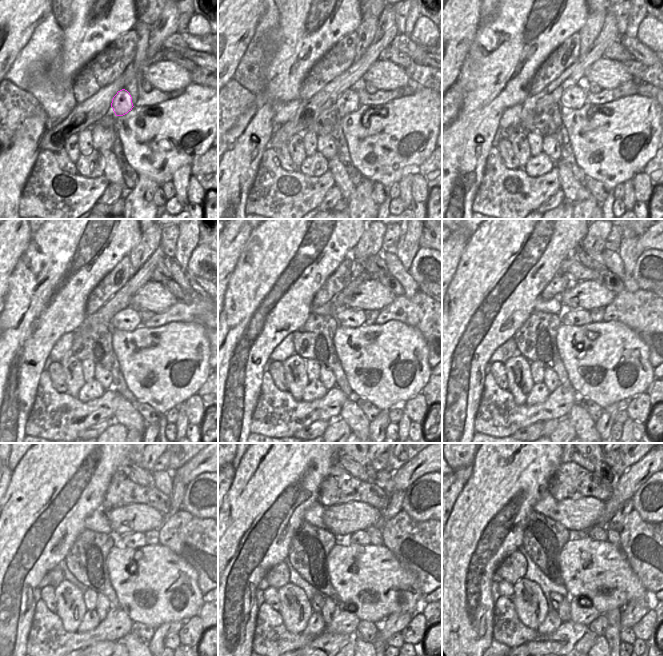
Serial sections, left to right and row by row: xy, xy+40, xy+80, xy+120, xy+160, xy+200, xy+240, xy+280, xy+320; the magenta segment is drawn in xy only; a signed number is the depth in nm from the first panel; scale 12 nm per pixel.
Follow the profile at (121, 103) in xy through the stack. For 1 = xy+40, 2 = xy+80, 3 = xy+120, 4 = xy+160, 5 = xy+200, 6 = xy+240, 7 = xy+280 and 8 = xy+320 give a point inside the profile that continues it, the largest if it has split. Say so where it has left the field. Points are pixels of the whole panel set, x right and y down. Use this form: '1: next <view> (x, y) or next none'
1: next xy+40 (348, 102)
2: next xy+80 (574, 97)
3: next xy+120 (128, 319)
4: next xy+160 (351, 317)
5: next xy+200 (576, 316)
6: next xy+240 (129, 539)
7: next xy+280 (373, 535)
8: next xy+320 (598, 533)

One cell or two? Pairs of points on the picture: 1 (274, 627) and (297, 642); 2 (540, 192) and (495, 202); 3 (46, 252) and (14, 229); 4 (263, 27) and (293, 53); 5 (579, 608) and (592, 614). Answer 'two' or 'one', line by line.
1: one
2: one
3: two
4: two
5: one

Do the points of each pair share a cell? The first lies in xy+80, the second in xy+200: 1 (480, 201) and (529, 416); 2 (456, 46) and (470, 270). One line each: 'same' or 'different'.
1: same
2: different

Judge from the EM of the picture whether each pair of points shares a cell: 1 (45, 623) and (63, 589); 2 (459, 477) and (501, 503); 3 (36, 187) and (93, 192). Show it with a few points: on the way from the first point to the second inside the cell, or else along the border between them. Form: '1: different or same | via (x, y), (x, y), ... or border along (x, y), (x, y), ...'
1: different | border along (55, 612), (62, 626), (69, 632)
2: different | border along (472, 466), (469, 478), (454, 501)
3: same | via (50, 193), (59, 198), (79, 194)

